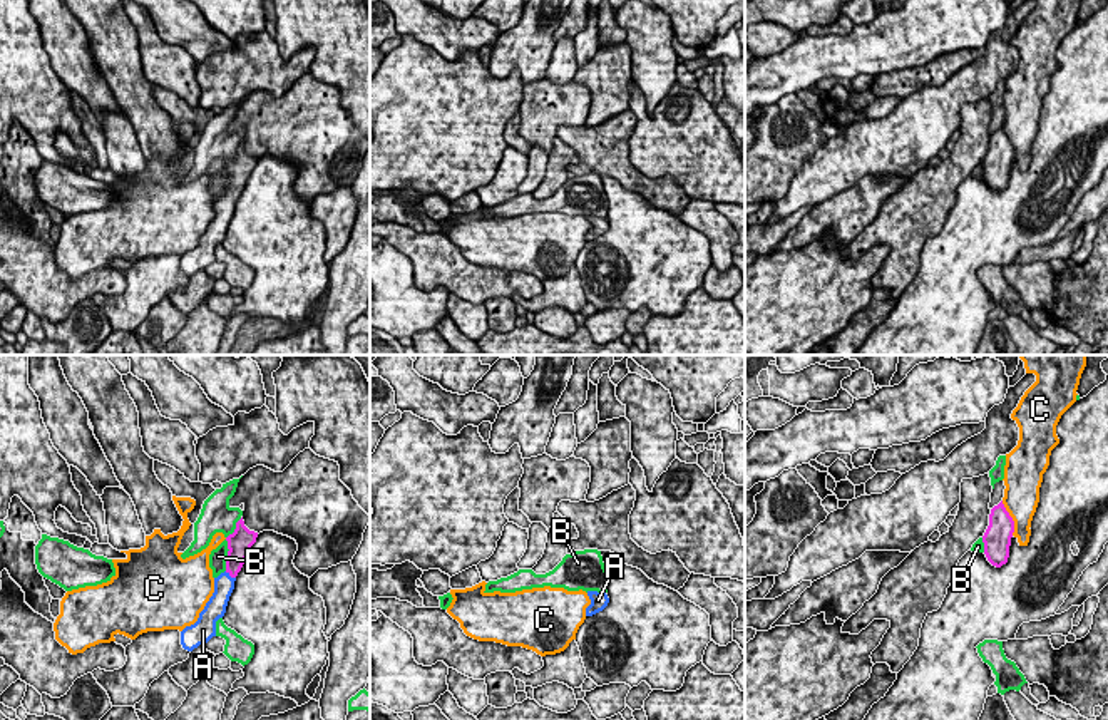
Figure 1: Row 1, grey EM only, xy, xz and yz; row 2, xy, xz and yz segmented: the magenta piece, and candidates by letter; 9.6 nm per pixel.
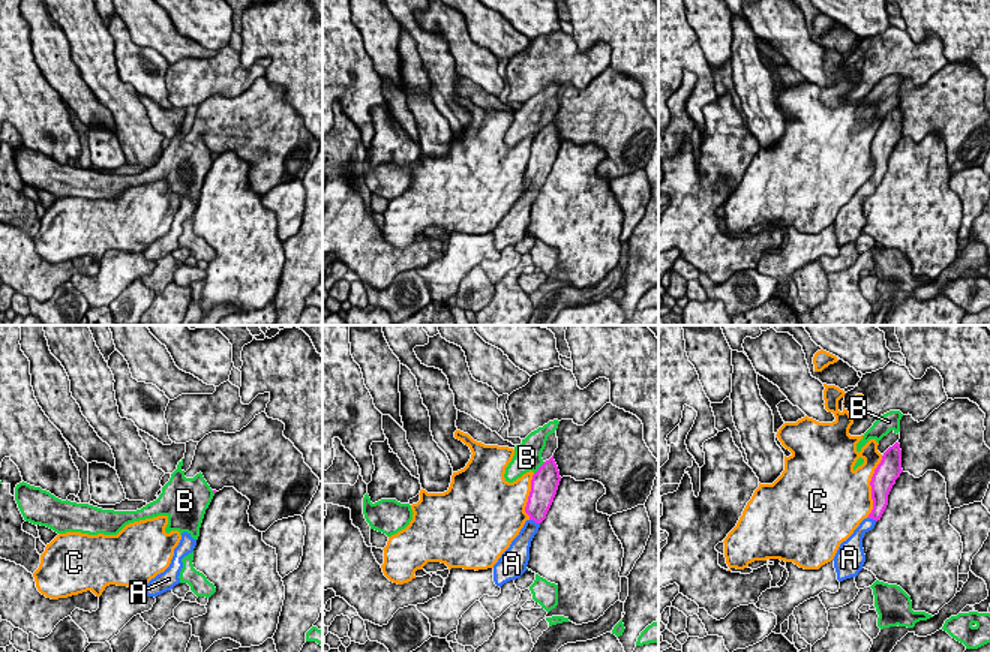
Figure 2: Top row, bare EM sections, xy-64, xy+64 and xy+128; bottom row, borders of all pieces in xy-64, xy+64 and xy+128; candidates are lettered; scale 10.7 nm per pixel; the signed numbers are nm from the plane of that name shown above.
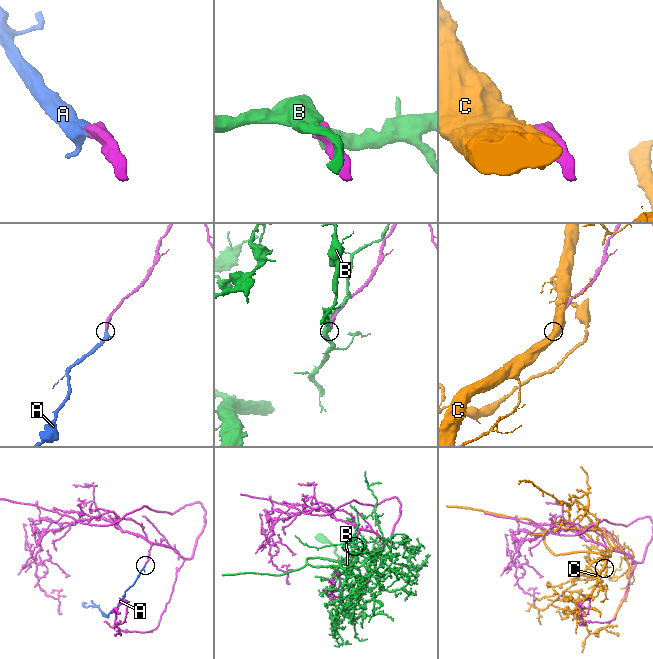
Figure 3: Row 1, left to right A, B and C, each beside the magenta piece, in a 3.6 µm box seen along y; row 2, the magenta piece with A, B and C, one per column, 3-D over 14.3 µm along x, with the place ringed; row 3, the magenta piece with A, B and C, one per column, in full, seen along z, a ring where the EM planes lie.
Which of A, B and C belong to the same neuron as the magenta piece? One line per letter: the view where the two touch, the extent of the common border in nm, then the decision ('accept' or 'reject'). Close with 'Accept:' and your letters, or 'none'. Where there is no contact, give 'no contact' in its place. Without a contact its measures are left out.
A: xy | 130 nm | accept
B: xy | 550 nm | reject
C: yz | 360 nm | reject
Accept: A

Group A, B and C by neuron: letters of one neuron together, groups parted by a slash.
A / B / C

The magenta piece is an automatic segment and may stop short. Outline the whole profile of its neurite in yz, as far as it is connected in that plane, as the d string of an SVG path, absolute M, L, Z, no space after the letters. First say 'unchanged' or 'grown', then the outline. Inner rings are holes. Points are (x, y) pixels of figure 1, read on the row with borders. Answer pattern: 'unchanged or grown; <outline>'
unchanged; M1001 501L991 509L989 526L982 536L984 554L993 566L1001 568L1008 563L1013 532L1014 521Z

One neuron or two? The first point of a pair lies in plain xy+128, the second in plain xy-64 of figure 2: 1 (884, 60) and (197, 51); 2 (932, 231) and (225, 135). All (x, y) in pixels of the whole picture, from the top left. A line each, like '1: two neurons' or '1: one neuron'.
1: two neurons
2: two neurons

